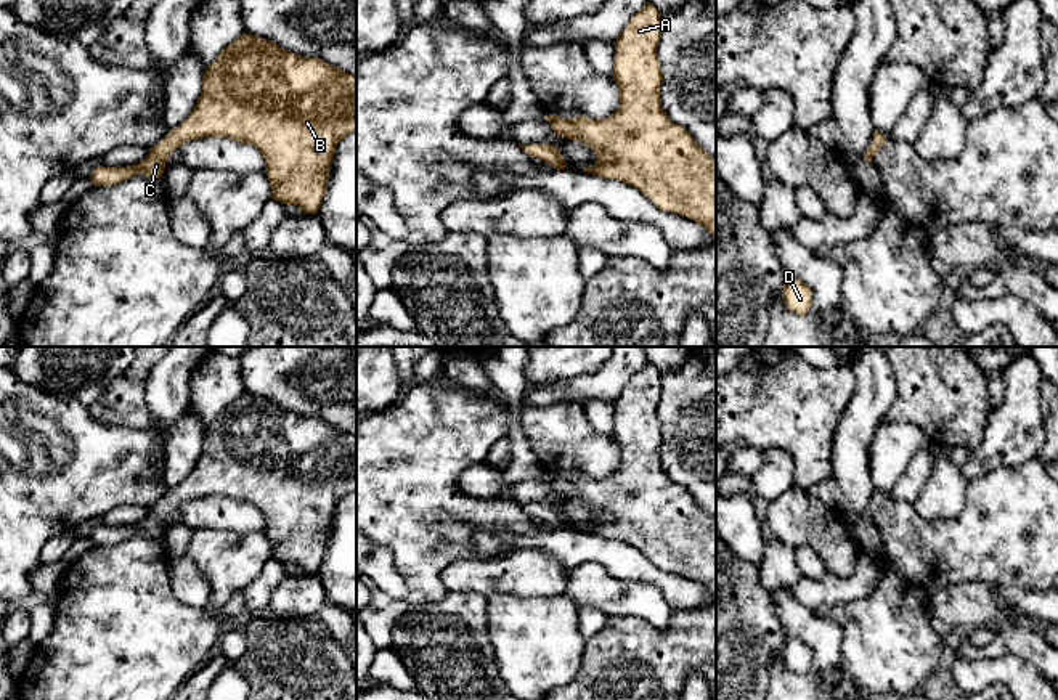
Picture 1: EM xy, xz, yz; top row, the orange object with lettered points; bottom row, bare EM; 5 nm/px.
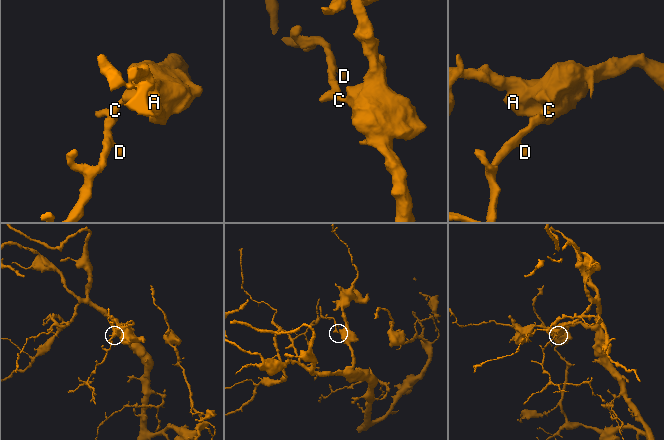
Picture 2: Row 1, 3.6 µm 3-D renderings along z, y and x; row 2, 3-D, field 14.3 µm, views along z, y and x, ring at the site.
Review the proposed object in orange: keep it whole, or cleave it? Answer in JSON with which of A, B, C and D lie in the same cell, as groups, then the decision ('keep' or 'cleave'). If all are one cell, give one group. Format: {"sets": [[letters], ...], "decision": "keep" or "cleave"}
{"sets": [["A", "B", "C", "D"]], "decision": "keep"}

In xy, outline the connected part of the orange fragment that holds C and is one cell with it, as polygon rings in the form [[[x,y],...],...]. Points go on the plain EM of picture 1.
[[[244,392],[209,424],[201,456],[189,475],[149,507],[144,520],[127,527],[98,525],[90,539],[93,546],[112,546],[136,533],[161,538],[169,515],[185,501],[210,494],[226,496],[250,503],[265,515],[271,559],[316,573],[326,552],[336,506],[353,491],[356,491],[355,433]]]

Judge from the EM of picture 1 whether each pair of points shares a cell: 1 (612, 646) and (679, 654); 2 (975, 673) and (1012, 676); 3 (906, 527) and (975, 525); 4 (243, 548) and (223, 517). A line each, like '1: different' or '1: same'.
1: same
2: same
3: same
4: different

